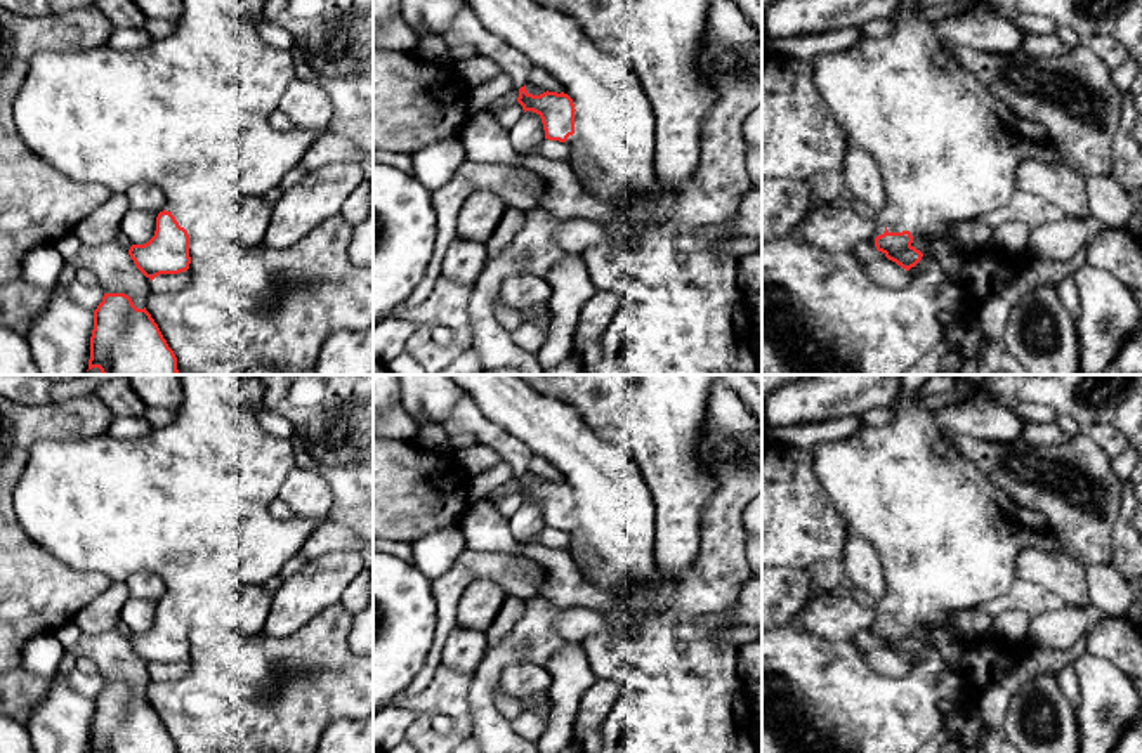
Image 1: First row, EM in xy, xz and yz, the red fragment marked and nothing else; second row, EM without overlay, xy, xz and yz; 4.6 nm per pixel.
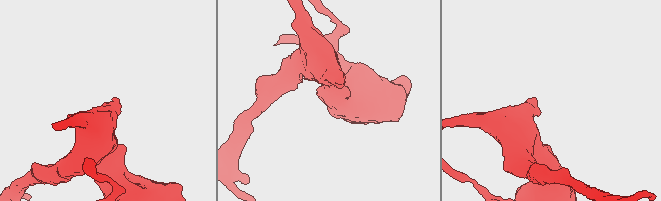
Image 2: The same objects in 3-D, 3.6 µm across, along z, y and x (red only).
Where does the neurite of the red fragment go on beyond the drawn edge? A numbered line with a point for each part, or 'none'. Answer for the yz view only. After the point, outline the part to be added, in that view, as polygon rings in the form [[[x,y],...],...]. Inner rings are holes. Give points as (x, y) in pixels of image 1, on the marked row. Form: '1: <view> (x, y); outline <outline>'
1: yz (946, 148); outline [[[901,0],[899,12],[892,17],[894,31],[883,38],[861,38],[854,47],[838,50],[835,54],[821,56],[811,61],[814,87],[819,92],[824,104],[835,116],[840,130],[856,144],[859,144],[878,165],[878,172],[883,180],[883,189],[887,194],[885,206],[878,213],[880,222],[887,227],[889,232],[909,231],[913,236],[911,246],[915,246],[916,238],[929,238],[930,241],[939,239],[944,234],[949,234],[951,229],[962,222],[975,220],[984,213],[996,212],[998,208],[1008,205],[1017,189],[1017,167],[1022,160],[1038,160],[1052,165],[1067,165],[1083,174],[1088,194],[1088,210],[1090,215],[1109,227],[1125,227],[1132,219],[1137,206],[1133,205],[1130,194],[1112,179],[1112,175],[1093,177],[1088,175],[1076,160],[1066,156],[1052,141],[1047,128],[1040,123],[1017,116],[1008,109],[988,87],[984,87],[974,75],[953,61],[942,49],[942,42],[935,36],[932,23],[929,23],[918,12],[920,0]]]

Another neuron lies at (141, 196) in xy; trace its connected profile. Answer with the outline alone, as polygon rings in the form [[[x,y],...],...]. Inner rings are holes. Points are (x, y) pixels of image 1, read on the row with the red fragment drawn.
[[[135,184],[127,191],[128,210],[160,213],[165,210],[165,194],[151,184]]]

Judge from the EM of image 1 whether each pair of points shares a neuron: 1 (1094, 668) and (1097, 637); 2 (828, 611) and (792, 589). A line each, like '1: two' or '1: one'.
1: two
2: two

